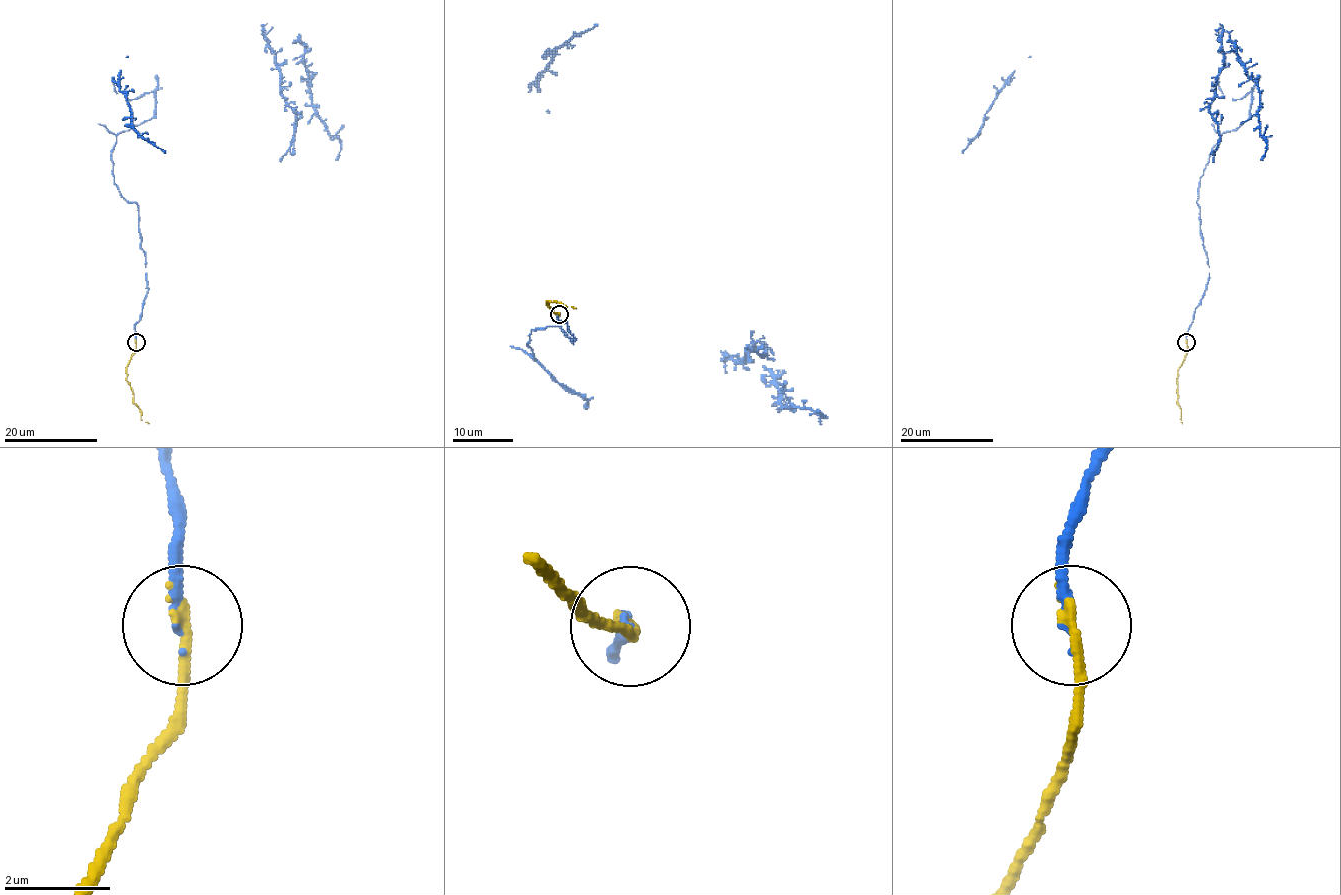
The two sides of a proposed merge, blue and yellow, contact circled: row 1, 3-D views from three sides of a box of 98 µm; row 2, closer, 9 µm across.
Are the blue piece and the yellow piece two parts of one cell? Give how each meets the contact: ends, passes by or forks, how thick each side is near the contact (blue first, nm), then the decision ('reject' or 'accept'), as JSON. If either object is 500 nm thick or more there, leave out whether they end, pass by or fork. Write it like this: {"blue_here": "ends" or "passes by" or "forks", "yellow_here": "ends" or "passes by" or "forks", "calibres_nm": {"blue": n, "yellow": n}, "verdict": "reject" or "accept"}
{"blue_here": "ends", "yellow_here": "ends", "calibres_nm": {"blue": 130, "yellow": 240}, "verdict": "accept"}

